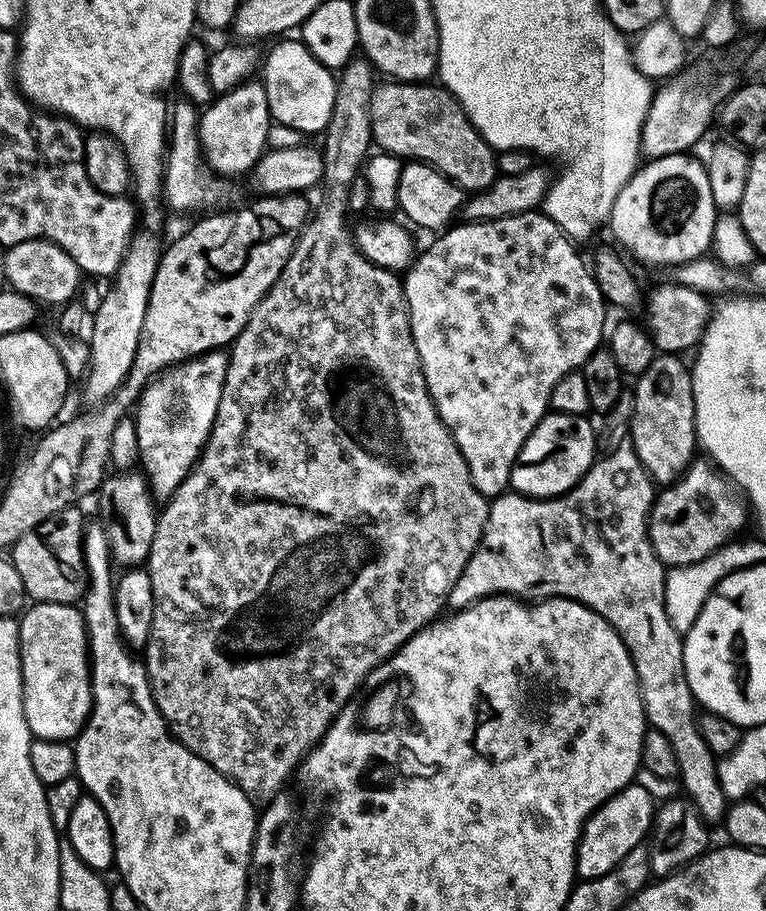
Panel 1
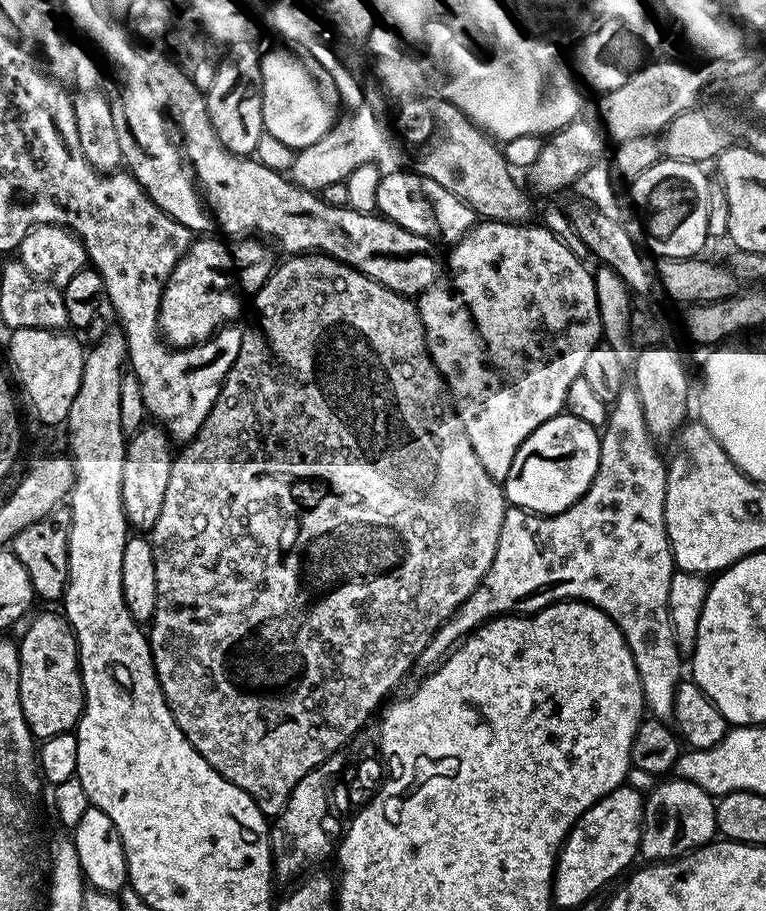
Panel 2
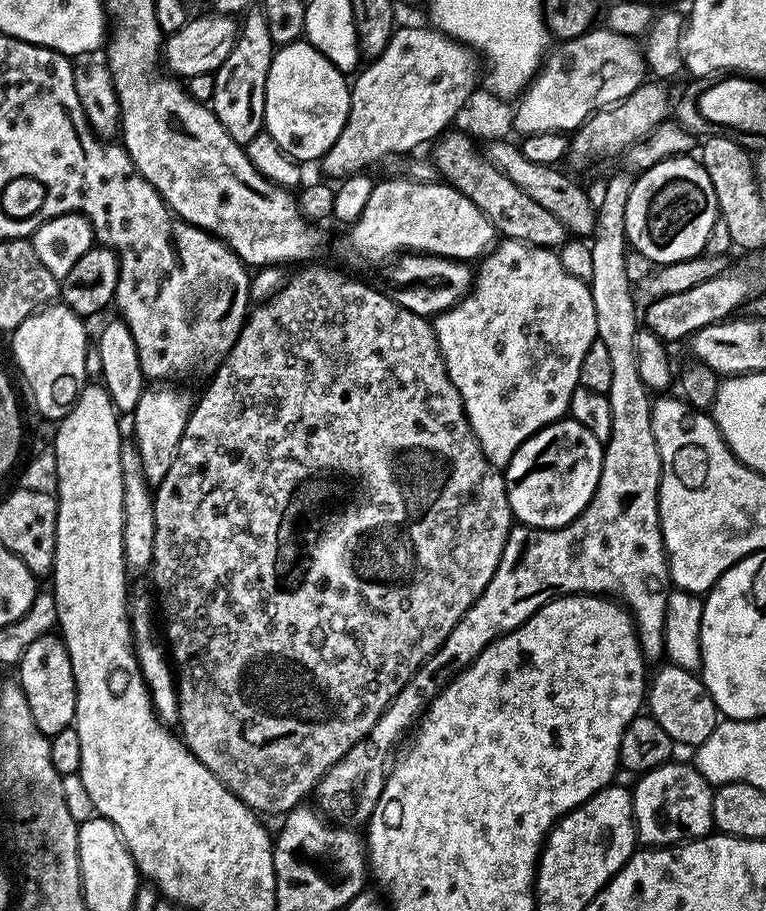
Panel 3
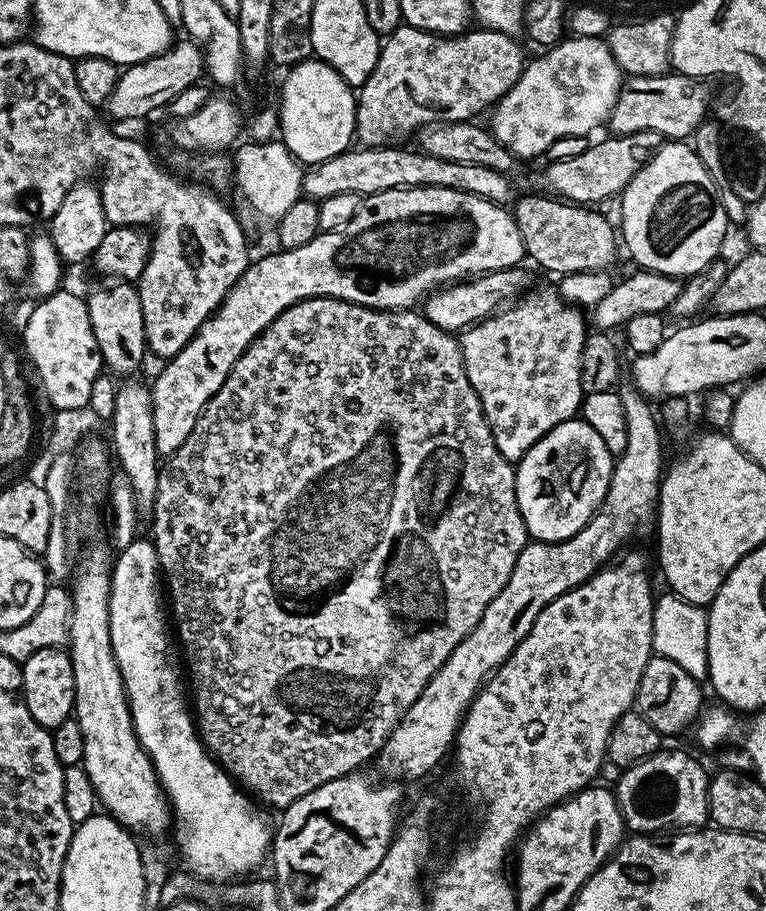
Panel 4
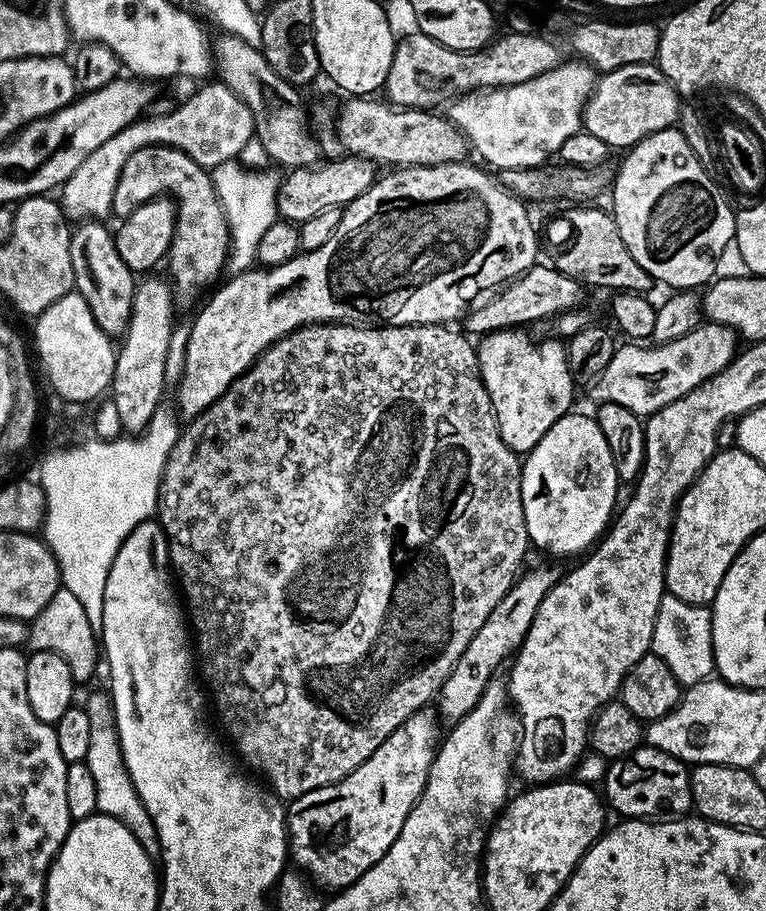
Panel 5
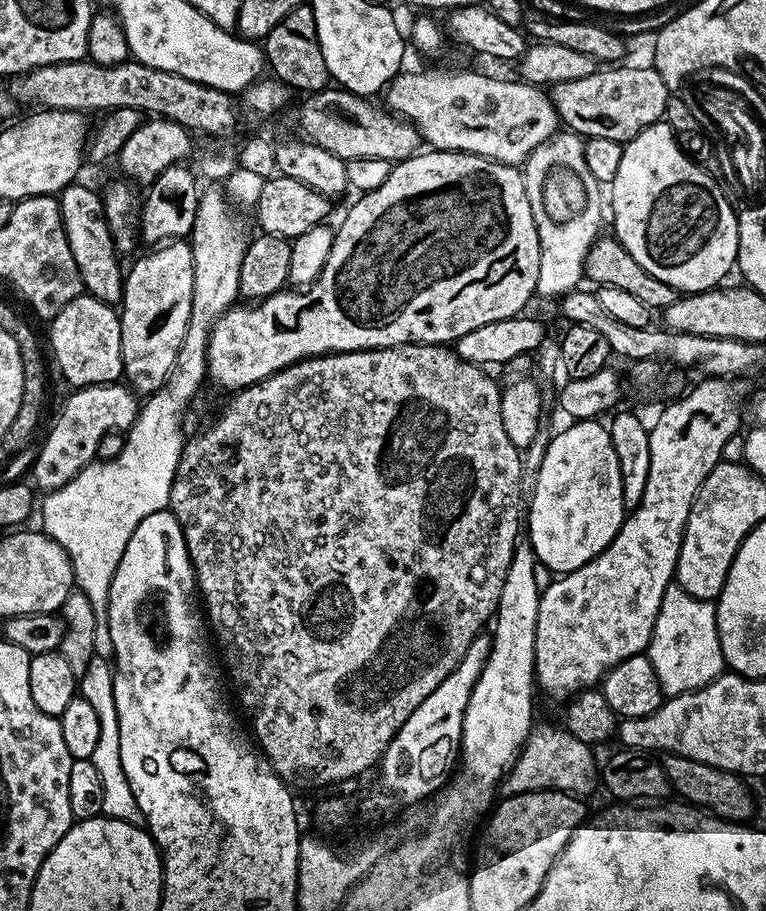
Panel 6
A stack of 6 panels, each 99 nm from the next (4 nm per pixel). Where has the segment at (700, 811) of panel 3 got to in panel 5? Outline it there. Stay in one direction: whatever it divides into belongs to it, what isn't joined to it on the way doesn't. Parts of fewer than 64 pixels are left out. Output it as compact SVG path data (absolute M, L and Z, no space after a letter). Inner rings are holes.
M641 746L607 765L602 792L611 811L613 808L621 812L624 818L684 818L693 811L691 777L689 765L683 760L657 748Z

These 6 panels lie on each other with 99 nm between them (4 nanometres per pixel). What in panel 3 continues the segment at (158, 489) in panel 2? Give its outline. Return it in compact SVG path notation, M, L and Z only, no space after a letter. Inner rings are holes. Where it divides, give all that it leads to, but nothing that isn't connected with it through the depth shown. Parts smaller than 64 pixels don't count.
M176 386L145 387L142 398L138 398L138 406L130 413L130 420L136 423L134 443L142 458L142 470L149 485L158 486L162 478L166 478L166 470L170 470L170 462L178 450L178 442L182 442L182 434L186 430L188 414L194 407L193 397L179 392Z

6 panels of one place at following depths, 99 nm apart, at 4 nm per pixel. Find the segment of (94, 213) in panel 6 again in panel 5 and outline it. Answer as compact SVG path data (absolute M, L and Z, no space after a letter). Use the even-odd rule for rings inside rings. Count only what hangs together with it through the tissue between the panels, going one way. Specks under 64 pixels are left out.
M99 219L75 225L70 246L70 258L74 266L74 288L82 298L86 298L86 306L90 306L90 314L94 314L94 322L104 333L113 338L123 337L128 328L130 314L134 306L134 294L137 281L128 264L118 254L115 235Z

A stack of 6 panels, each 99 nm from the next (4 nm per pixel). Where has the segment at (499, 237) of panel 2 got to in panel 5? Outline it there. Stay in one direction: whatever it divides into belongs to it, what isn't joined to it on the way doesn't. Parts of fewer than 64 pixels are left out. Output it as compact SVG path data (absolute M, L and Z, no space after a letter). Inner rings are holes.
M504 328L479 337L476 344L480 377L490 394L502 442L517 454L531 452L542 434L573 407L574 385L565 341L560 338L531 340L526 333L519 328Z

